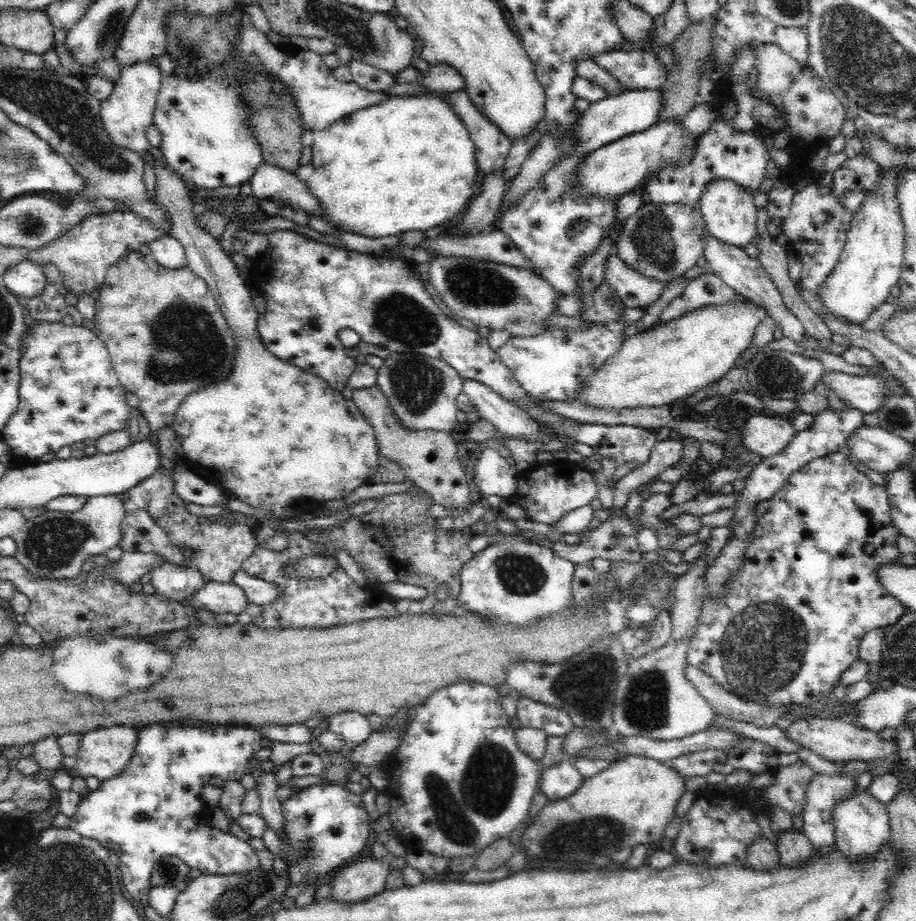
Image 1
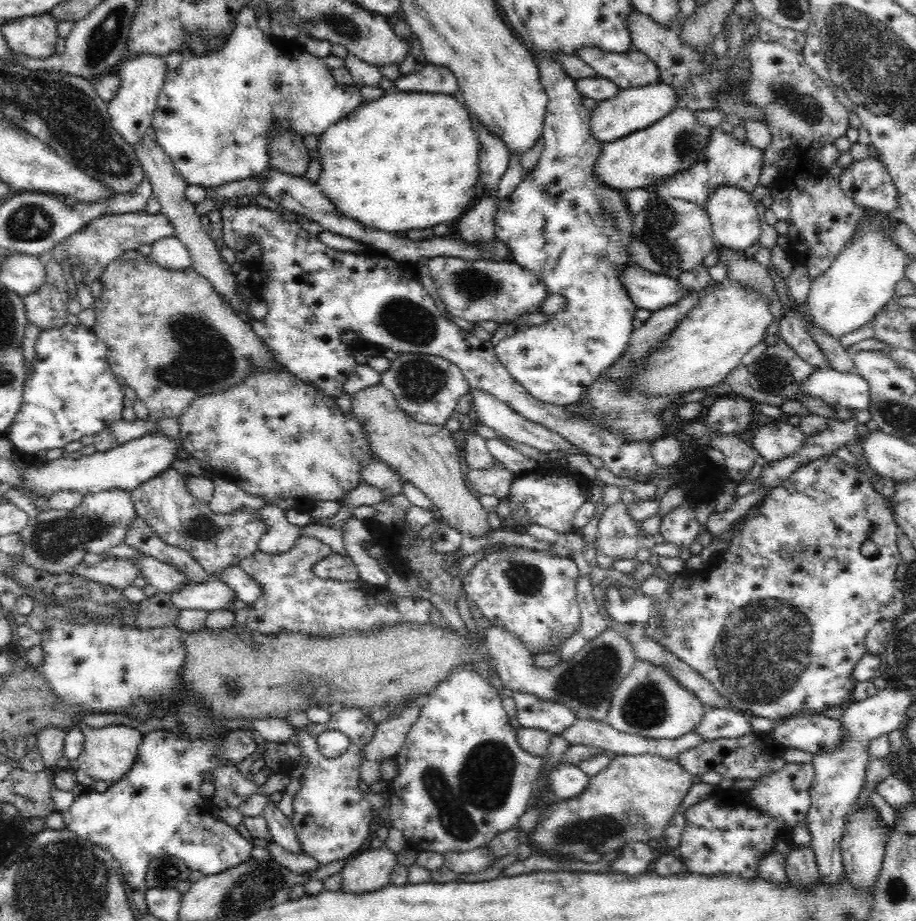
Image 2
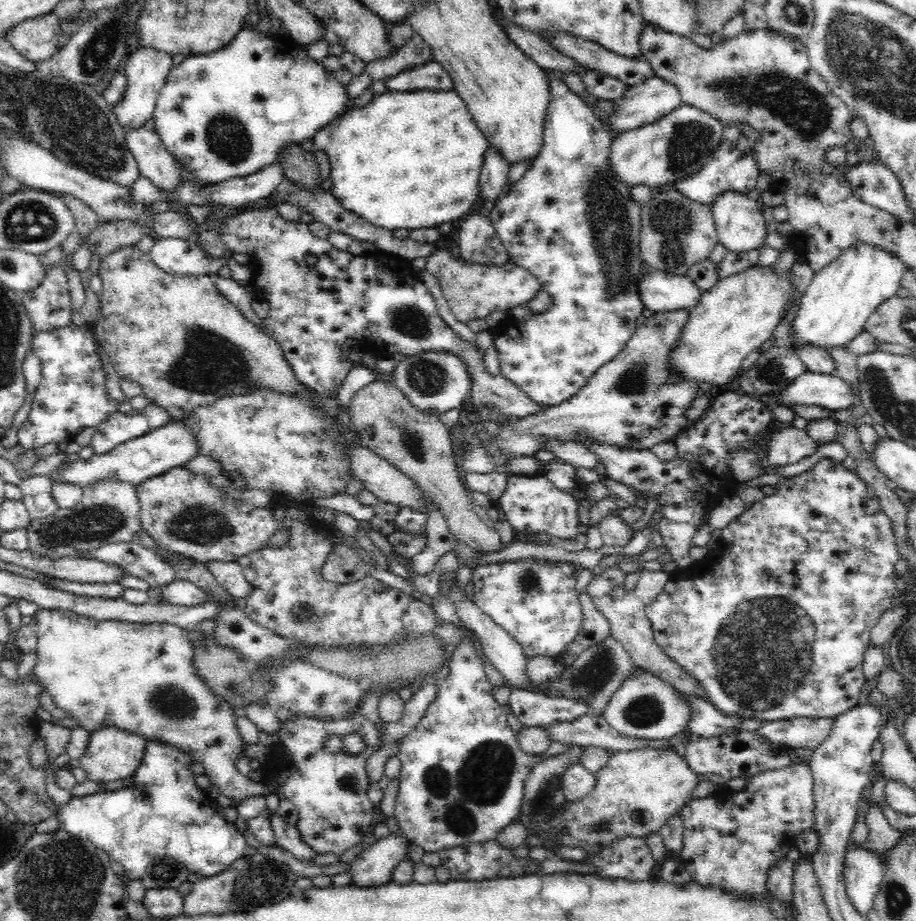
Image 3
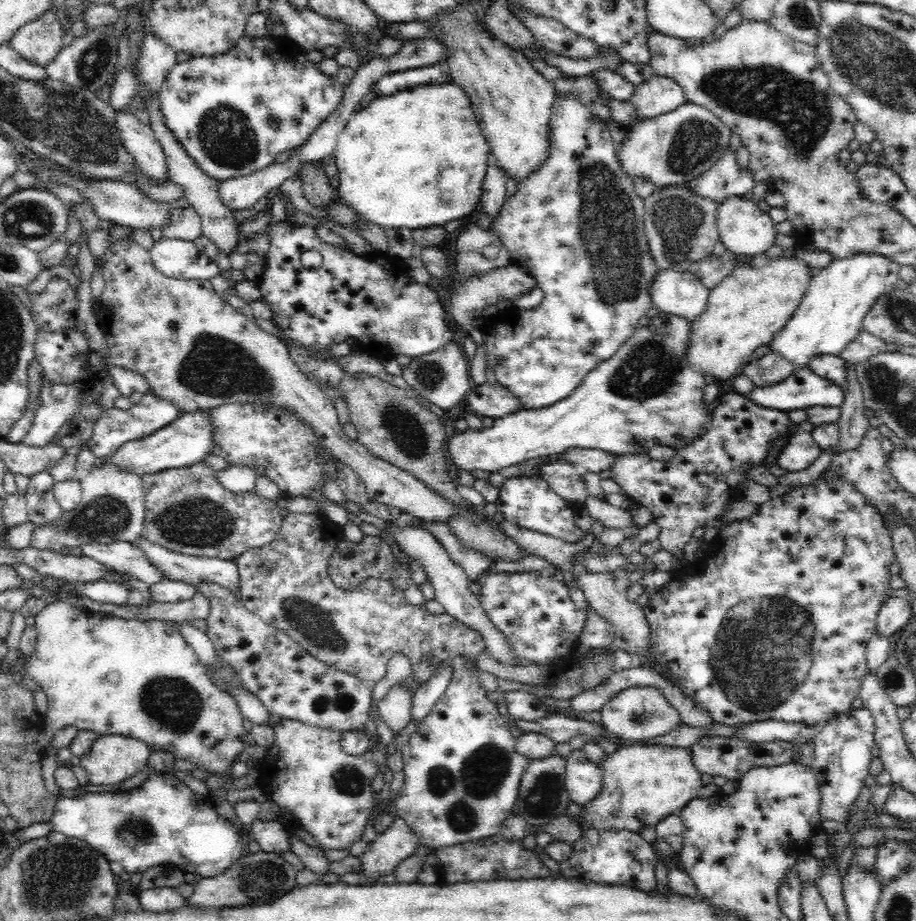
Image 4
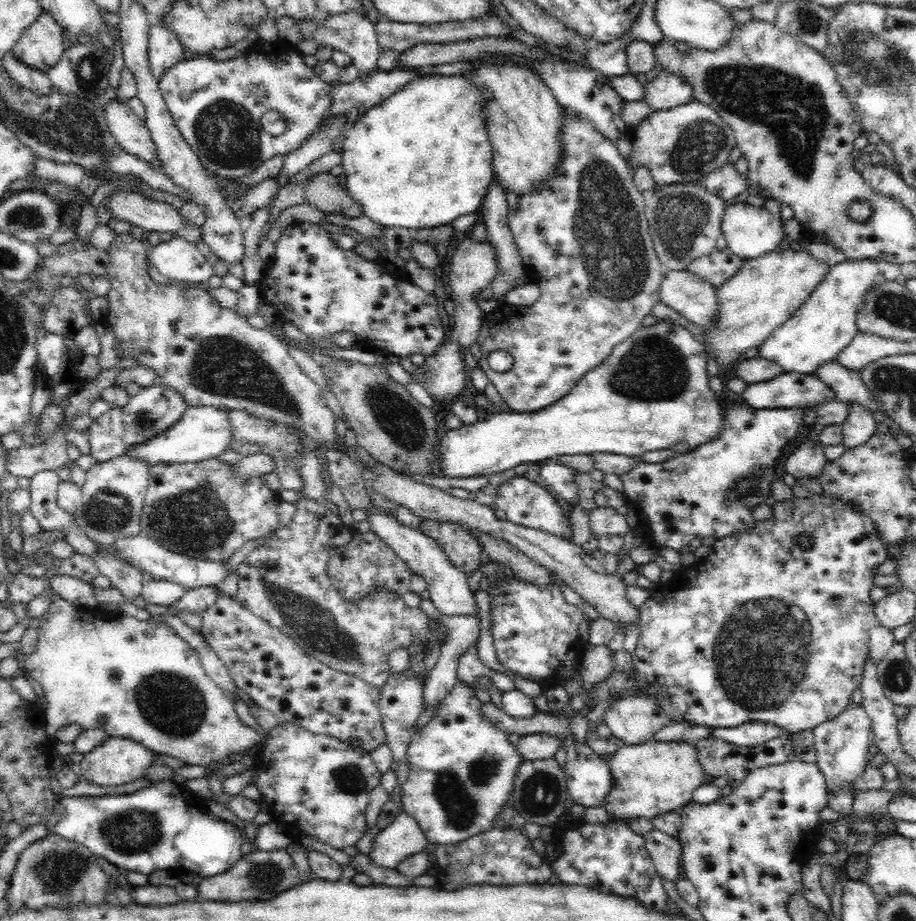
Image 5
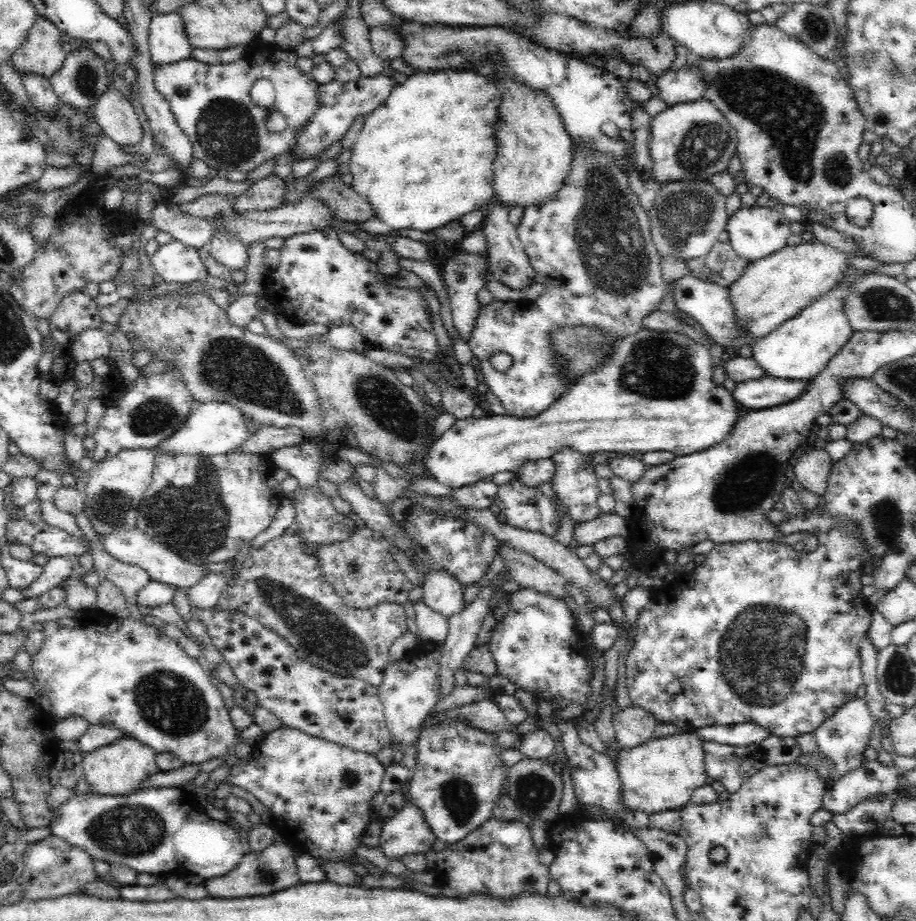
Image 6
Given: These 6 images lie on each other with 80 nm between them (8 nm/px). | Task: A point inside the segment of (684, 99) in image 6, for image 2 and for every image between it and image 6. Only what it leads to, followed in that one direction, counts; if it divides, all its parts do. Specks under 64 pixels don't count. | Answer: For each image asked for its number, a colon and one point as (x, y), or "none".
2: (632, 109)
3: (646, 102)
4: (659, 95)
5: (666, 91)

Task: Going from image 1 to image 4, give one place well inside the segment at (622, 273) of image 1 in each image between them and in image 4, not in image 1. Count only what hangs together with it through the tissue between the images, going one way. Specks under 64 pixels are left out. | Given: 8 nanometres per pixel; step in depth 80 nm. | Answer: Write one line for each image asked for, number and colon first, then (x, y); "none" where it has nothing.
2: (653, 292)
3: (660, 291)
4: (672, 292)

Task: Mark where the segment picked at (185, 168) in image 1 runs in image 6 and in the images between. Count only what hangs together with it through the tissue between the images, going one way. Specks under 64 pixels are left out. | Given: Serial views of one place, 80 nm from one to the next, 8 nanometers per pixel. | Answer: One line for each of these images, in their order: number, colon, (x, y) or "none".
2: (212, 114)
3: (210, 115)
4: (216, 107)
5: (217, 105)
6: (211, 103)

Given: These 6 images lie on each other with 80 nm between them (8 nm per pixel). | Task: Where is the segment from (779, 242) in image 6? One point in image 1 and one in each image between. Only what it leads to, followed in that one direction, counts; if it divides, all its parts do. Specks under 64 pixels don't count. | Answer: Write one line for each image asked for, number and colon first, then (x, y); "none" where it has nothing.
1: (729, 212)
2: (732, 212)
3: (739, 224)
4: (743, 227)
5: (749, 232)

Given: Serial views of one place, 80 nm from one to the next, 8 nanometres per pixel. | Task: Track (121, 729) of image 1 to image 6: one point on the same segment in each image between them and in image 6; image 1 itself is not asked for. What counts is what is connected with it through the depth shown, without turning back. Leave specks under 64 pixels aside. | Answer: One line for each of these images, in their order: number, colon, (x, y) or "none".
2: (109, 749)
3: (111, 754)
4: (112, 758)
5: (117, 760)
6: (116, 769)

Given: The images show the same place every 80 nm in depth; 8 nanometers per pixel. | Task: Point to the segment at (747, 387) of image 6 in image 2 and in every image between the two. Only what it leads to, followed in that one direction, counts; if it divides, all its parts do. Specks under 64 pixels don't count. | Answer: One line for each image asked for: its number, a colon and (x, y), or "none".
2: (851, 390)
3: (829, 391)
4: (803, 389)
5: (789, 389)

